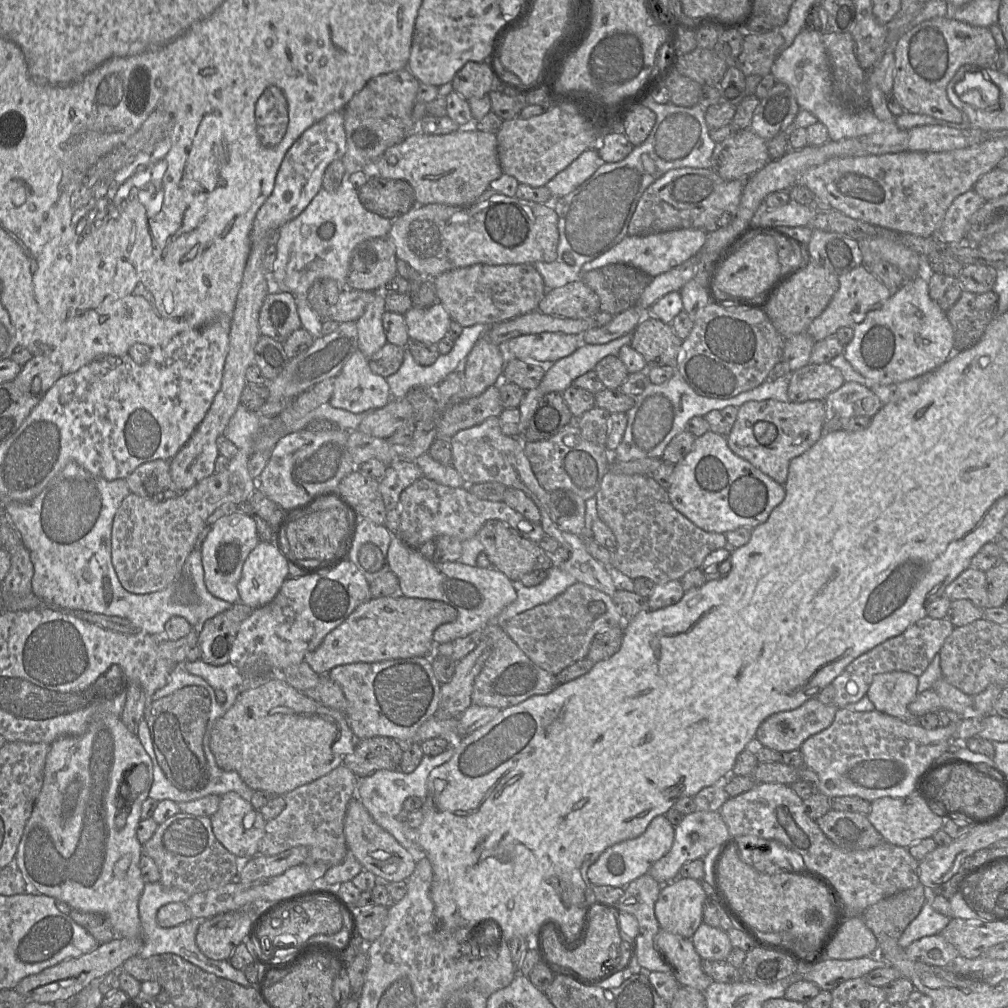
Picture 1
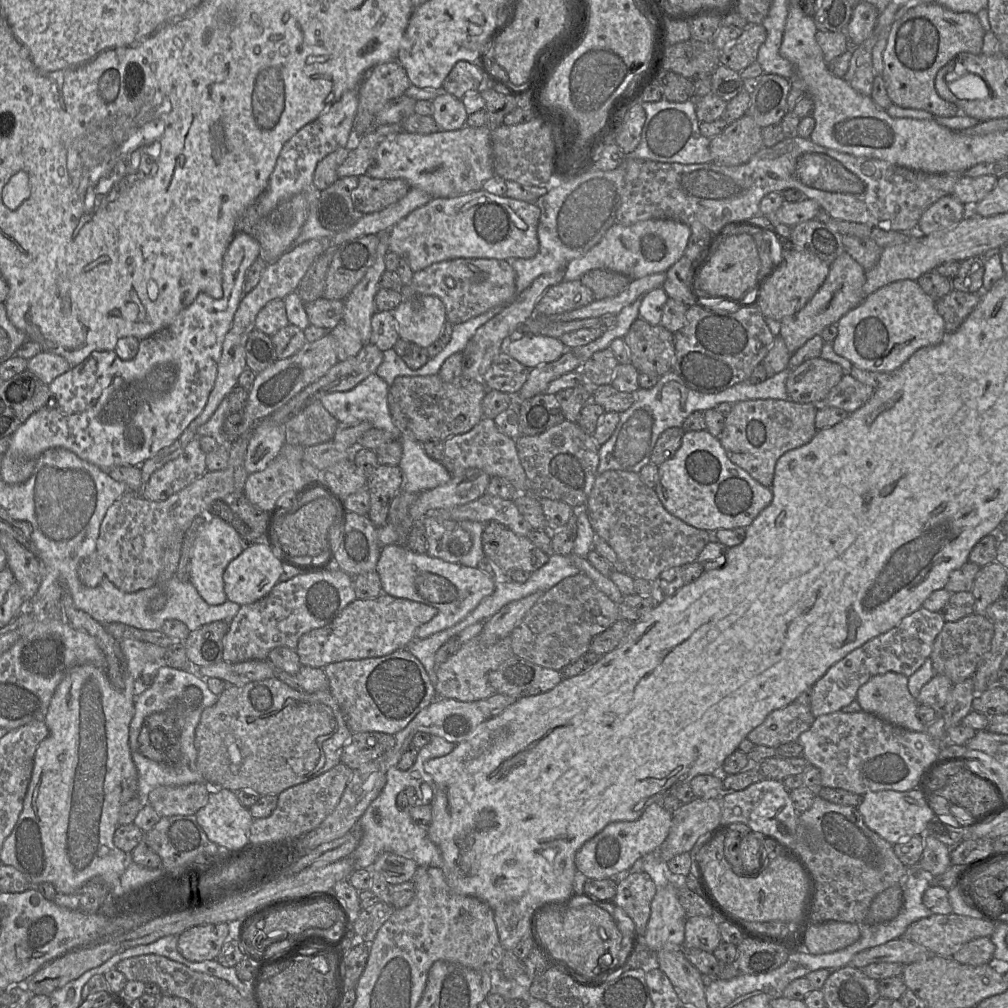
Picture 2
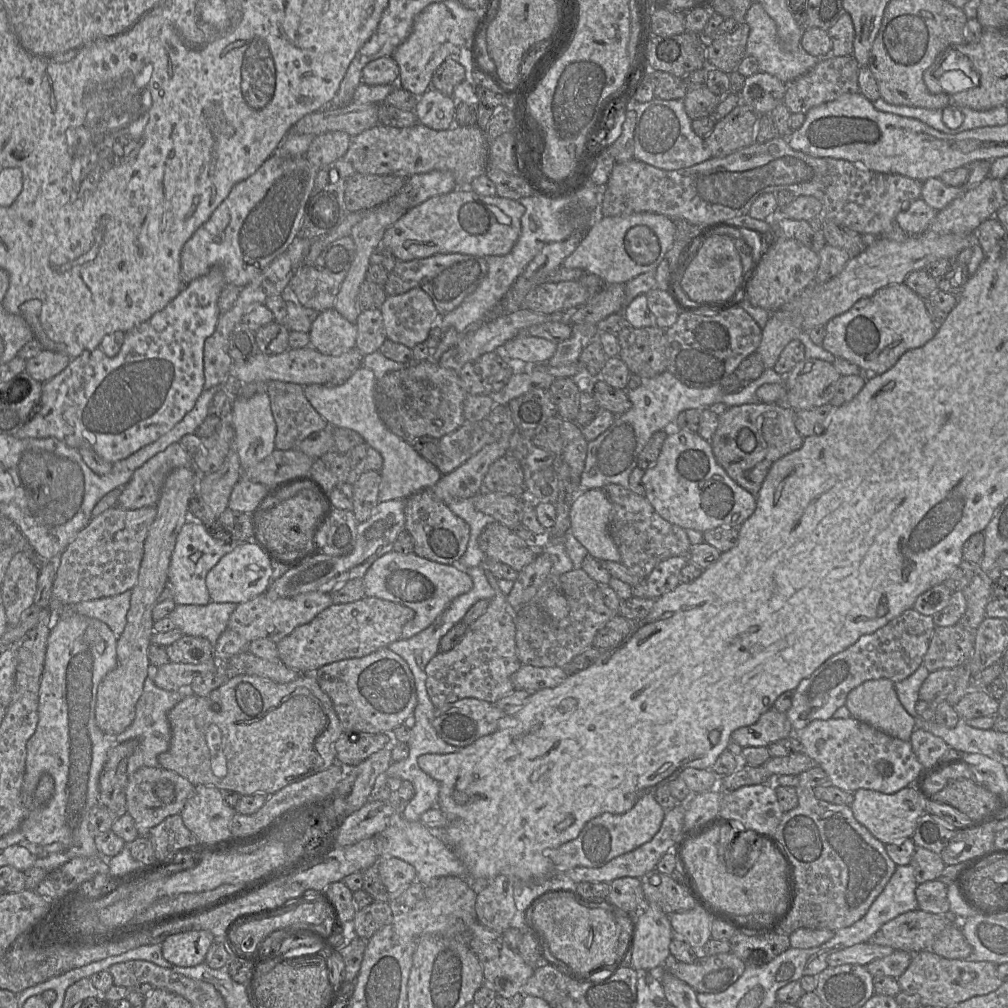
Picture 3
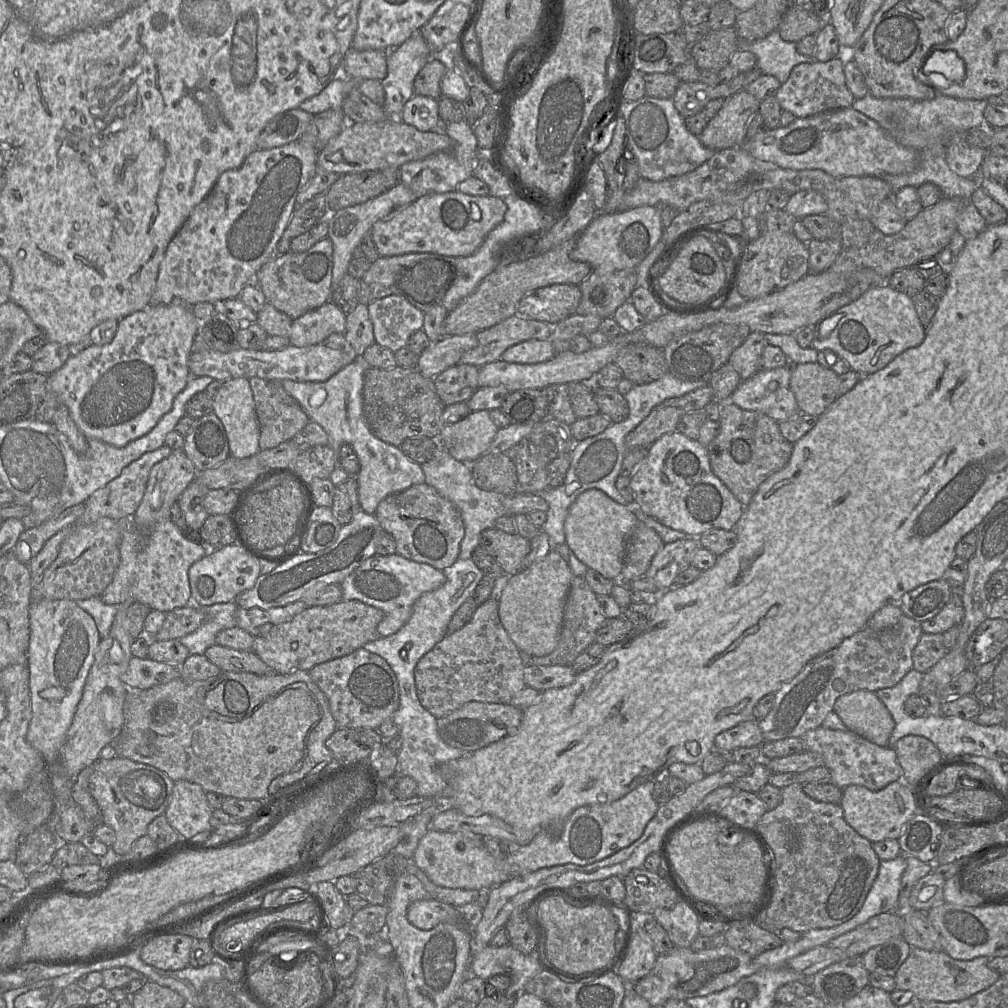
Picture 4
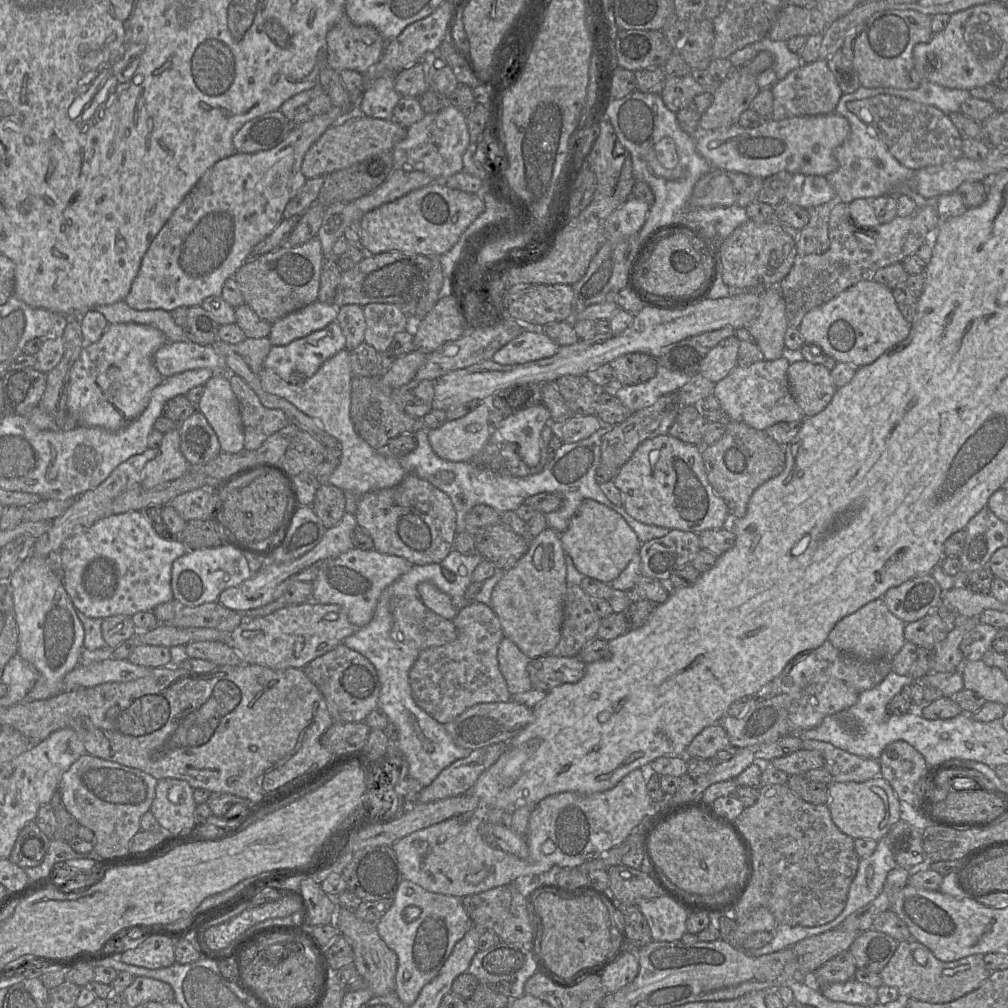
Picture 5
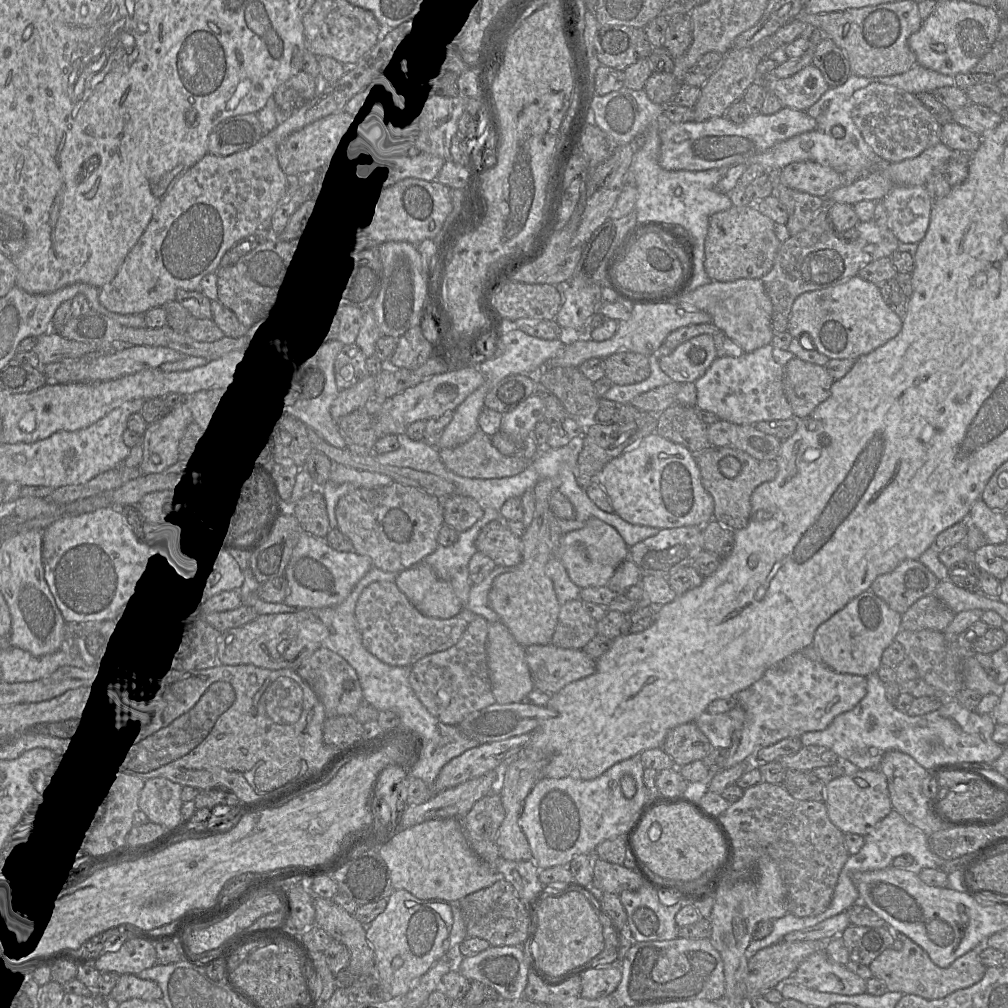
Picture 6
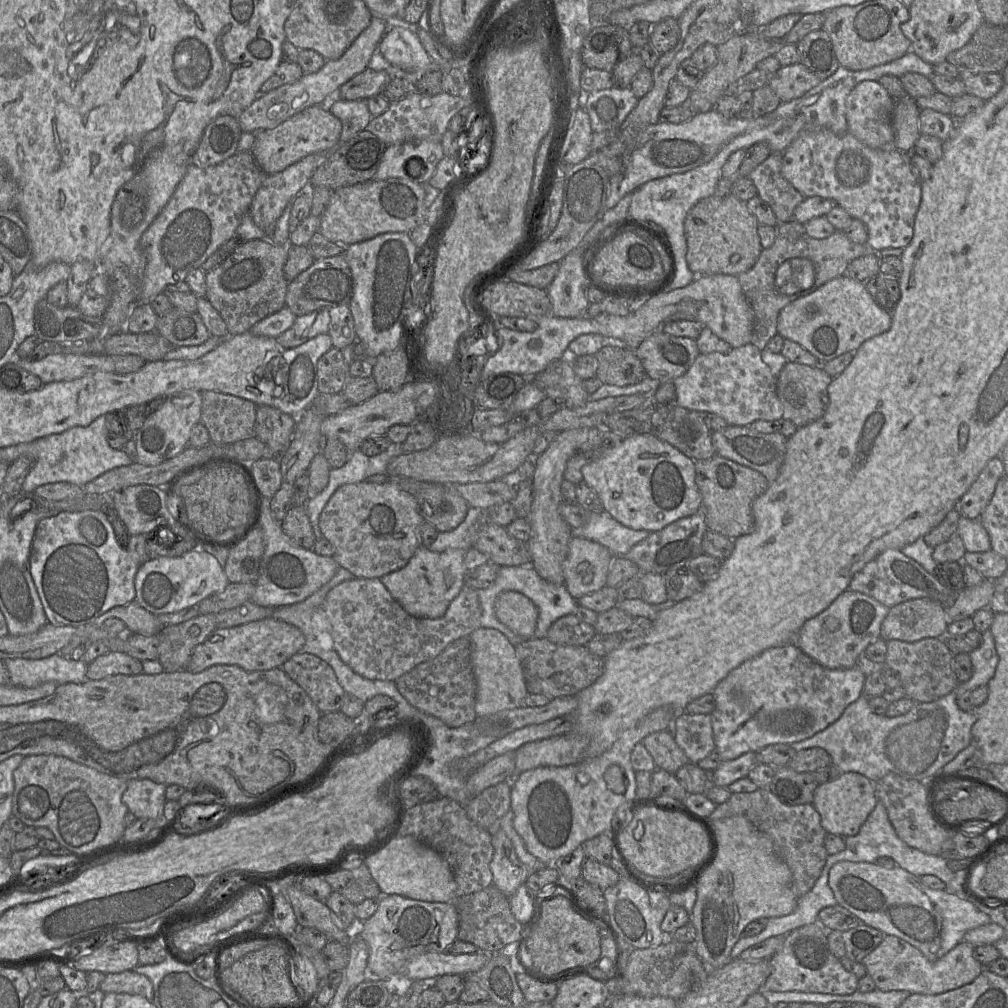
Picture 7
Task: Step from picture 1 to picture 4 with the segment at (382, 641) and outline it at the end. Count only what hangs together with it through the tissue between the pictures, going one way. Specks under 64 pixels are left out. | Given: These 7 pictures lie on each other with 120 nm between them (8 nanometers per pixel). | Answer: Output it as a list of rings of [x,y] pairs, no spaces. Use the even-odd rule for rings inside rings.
[[[341,600],[325,606],[308,606],[292,620],[276,625],[267,634],[256,636],[253,650],[275,673],[310,671],[315,665],[346,656],[379,639],[377,631],[384,613],[359,600]]]

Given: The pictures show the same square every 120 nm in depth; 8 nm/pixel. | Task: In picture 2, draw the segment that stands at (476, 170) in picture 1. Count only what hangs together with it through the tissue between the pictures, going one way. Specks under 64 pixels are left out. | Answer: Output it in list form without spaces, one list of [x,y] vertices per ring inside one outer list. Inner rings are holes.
[[[465,125],[459,130],[431,134],[399,132],[378,145],[375,160],[366,175],[376,179],[402,179],[412,188],[420,189],[432,198],[454,198],[477,191],[485,181],[494,176],[491,131],[487,127],[472,128]]]

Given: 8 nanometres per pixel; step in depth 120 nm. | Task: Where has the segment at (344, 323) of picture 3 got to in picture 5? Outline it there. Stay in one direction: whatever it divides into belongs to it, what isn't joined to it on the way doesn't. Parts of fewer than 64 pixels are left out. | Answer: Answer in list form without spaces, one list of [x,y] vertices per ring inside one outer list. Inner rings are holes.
[[[315,301],[273,322],[267,338],[272,346],[287,345],[336,321],[339,308]]]

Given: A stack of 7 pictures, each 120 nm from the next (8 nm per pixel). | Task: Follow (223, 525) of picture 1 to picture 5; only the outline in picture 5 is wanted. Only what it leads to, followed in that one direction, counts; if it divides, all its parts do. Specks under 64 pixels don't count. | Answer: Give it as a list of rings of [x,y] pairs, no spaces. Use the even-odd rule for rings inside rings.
[[[133,510],[124,513],[111,514],[105,516],[99,519],[98,521],[96,521],[89,528],[68,538],[63,543],[63,545],[61,546],[58,552],[59,571],[62,573],[62,584],[64,586],[64,589],[69,595],[72,604],[77,612],[81,612],[85,616],[91,618],[100,618],[100,619],[104,619],[110,616],[117,616],[117,615],[132,616],[135,613],[141,611],[151,612],[157,605],[170,602],[173,600],[173,592],[171,589],[172,564],[177,558],[181,557],[188,551],[191,550],[188,550],[181,542],[177,540],[169,540],[160,536],[141,511]]]

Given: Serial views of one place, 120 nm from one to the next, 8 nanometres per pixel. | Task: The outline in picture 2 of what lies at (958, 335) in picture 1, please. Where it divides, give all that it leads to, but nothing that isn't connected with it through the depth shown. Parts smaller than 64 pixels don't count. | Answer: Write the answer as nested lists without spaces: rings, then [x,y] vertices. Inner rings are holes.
[[[952,290],[945,296],[935,300],[938,313],[945,323],[945,333],[955,332],[975,309],[980,294]]]

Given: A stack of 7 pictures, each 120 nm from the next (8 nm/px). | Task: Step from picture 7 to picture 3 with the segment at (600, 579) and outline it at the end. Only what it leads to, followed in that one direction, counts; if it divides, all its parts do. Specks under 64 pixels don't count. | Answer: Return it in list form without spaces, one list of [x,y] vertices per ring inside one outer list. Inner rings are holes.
[[[602,488],[579,493],[570,509],[570,532],[599,561],[621,562],[609,532],[612,505]]]

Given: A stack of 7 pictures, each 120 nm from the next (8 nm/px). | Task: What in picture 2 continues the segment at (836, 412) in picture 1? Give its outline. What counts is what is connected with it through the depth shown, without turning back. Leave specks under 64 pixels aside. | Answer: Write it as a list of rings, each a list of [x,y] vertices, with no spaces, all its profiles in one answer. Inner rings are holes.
[[[844,374],[826,399],[821,404],[814,405],[817,409],[821,407],[840,408],[850,414],[865,405],[873,393],[873,387],[858,381],[850,374]]]

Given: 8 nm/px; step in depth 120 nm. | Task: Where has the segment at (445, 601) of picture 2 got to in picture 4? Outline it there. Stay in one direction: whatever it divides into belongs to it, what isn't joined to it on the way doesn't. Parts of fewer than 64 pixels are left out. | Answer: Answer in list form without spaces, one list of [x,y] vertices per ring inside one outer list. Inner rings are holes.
[[[376,554],[365,560],[341,583],[342,599],[359,600],[383,611],[384,617],[377,627],[381,637],[398,632],[410,619],[419,597],[438,589],[446,582],[442,570],[429,564],[409,560],[399,554]]]

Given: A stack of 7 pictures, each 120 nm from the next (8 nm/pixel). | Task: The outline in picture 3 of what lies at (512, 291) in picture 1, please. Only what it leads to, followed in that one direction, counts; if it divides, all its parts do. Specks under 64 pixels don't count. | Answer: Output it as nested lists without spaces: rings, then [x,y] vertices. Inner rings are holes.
[[[458,253],[436,254],[428,258],[397,261],[395,267],[389,271],[383,288],[388,296],[420,288],[430,296],[436,310],[443,316],[460,306],[484,280],[487,272],[488,264],[483,257]]]

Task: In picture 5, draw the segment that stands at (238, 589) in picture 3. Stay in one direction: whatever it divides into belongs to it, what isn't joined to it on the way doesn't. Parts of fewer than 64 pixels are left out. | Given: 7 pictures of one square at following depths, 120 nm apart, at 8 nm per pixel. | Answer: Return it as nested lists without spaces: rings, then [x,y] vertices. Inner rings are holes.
[[[227,542],[217,547],[191,550],[177,558],[172,564],[173,600],[188,607],[217,602],[219,595],[225,589],[239,586],[251,576],[252,572],[244,553]]]

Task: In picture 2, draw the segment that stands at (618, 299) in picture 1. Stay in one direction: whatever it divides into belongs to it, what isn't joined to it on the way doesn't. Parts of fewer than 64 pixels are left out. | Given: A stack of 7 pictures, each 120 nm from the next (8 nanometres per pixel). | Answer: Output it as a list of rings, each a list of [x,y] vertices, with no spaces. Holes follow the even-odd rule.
[[[594,269],[586,272],[579,280],[592,290],[595,300],[602,300],[623,292],[632,279],[615,271]]]

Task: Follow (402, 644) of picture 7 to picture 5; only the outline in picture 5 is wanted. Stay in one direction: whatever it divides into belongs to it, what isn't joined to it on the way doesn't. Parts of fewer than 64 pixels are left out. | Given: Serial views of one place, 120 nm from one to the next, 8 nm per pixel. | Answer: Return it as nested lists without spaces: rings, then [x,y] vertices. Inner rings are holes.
[[[418,597],[392,598],[391,613],[393,630],[403,634],[404,642],[414,642],[421,652],[457,638],[454,622],[434,613]]]

